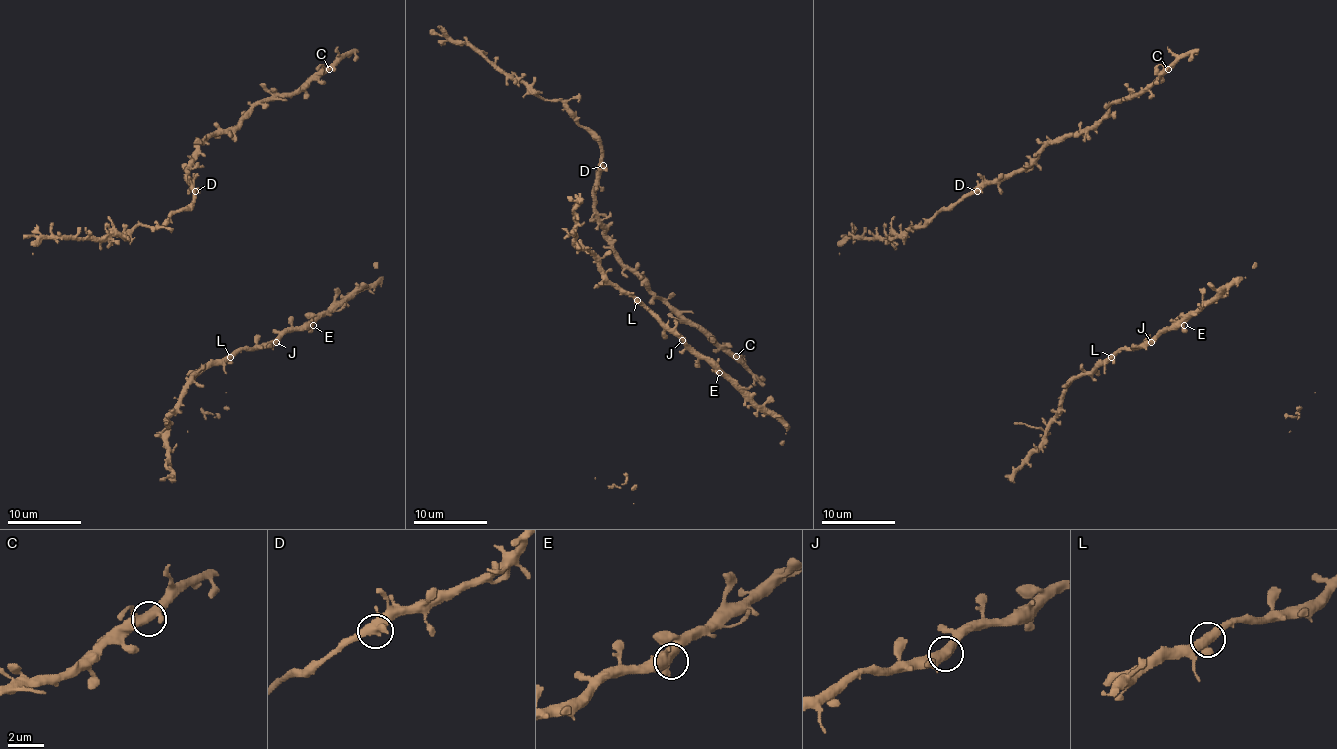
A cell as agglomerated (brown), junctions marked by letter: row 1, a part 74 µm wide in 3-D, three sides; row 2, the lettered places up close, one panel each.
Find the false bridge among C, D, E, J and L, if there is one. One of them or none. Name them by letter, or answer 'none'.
none

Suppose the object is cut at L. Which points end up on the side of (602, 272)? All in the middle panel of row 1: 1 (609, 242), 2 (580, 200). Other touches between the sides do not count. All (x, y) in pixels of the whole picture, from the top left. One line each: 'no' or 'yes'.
1: no
2: yes

